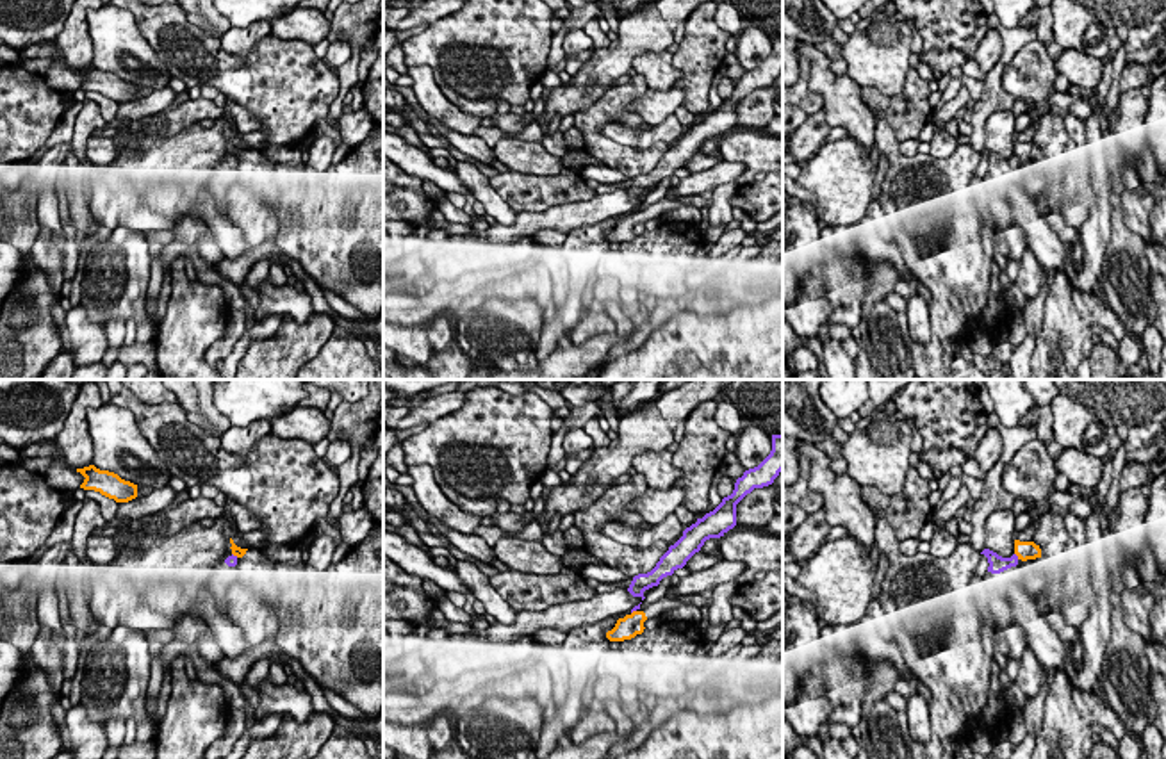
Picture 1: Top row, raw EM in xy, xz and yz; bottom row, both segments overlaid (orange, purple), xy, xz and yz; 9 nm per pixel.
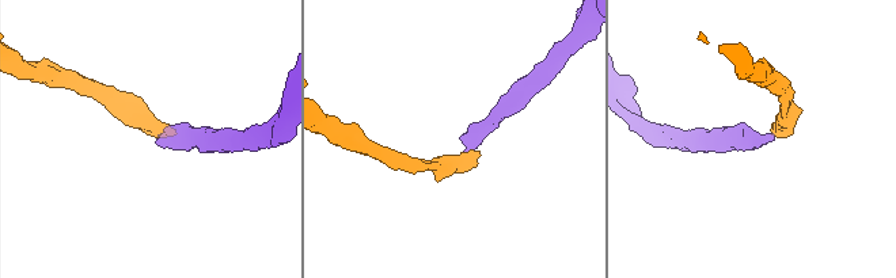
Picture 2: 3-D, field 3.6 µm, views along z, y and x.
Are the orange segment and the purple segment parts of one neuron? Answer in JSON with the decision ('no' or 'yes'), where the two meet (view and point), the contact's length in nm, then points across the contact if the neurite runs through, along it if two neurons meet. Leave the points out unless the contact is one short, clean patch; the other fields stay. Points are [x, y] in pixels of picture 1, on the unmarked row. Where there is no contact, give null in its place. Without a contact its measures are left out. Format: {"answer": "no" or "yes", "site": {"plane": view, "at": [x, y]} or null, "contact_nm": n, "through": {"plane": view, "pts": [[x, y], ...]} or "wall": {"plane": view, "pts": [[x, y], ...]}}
{"answer": "no", "site": {"plane": "yz", "at": [1017, 155]}, "contact_nm": 70, "wall": {"plane": "yz", "pts": [[1015, 154], [1018, 159]]}}

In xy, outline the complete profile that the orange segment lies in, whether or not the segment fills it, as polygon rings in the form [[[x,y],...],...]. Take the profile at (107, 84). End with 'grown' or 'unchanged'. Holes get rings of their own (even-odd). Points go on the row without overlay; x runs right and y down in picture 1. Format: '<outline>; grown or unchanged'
[[[94,66],[77,69],[86,80],[80,86],[84,91],[94,91],[116,103],[128,103],[137,98],[137,86],[121,80],[118,75],[100,71]]]; unchanged

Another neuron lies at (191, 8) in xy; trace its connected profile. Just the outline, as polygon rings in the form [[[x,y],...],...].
[[[177,0],[177,4],[185,11],[185,16],[193,25],[198,25],[201,30],[214,36],[214,29],[209,25],[209,21],[200,12],[198,0]]]

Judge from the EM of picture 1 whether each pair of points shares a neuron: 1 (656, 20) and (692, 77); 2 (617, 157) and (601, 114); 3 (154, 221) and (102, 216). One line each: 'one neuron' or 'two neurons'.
1: two neurons
2: one neuron
3: one neuron

